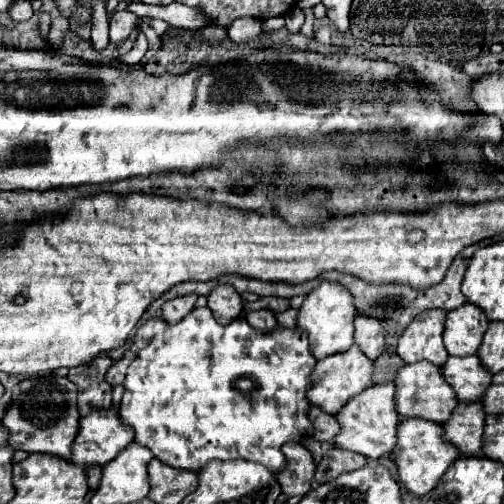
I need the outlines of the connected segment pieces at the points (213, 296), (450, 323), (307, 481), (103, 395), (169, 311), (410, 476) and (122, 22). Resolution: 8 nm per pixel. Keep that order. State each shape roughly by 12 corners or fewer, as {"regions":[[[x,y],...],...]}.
{"regions":[[[232,286],[210,292],[208,308],[220,324],[242,312],[242,298]],[[470,302],[446,314],[444,346],[472,356],[488,318]],[[298,442],[282,446],[276,474],[284,496],[310,492],[316,464]],[[98,356],[70,368],[80,416],[112,406],[104,380],[112,360]],[[196,294],[174,298],[162,306],[162,318],[176,324],[194,310]],[[400,420],[398,478],[418,498],[460,456],[442,426]],[[128,10],[114,12],[110,42],[120,46],[140,20]]]}

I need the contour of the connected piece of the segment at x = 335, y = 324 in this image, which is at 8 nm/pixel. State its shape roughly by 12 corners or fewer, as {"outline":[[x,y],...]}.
{"outline":[[322,282],[298,308],[316,360],[354,344],[354,298]]}

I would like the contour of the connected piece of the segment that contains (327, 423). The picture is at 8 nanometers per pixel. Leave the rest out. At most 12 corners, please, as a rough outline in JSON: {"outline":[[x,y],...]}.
{"outline":[[312,406],[314,440],[330,442],[340,426],[332,414]]}

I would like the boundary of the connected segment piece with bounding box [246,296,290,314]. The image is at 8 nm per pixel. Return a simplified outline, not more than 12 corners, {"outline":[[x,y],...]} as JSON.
{"outline":[[260,298],[246,306],[248,310],[270,308],[274,314],[288,310],[284,298]]}

